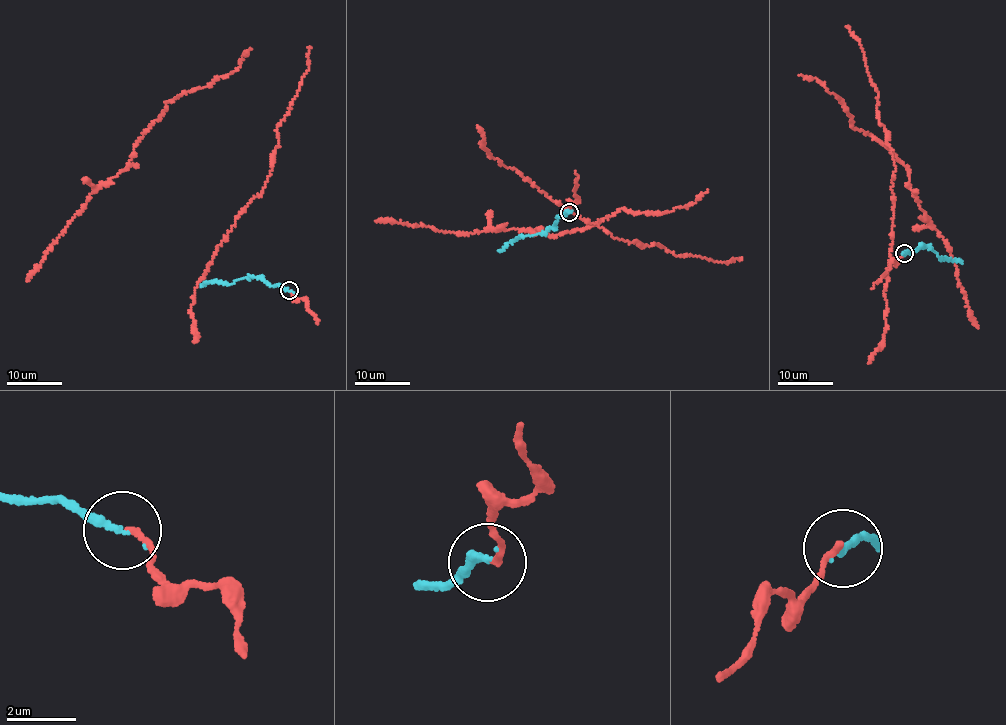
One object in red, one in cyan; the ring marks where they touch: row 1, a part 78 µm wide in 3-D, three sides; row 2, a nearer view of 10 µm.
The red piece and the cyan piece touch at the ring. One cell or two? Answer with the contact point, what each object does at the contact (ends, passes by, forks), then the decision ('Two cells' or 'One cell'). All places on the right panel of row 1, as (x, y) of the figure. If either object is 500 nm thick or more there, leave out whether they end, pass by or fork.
Place: (904, 253). At the ring red ends. At the ring cyan ends. One cell

